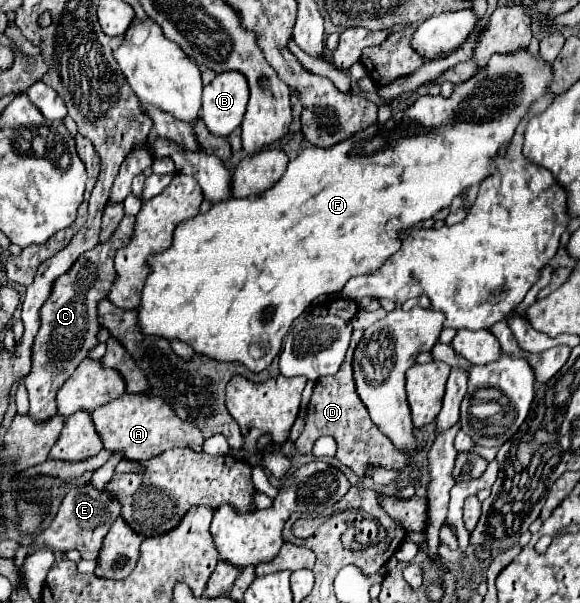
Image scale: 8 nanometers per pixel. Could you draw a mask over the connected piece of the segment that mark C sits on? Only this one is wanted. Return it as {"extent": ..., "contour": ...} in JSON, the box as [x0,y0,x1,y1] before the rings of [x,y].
{"extent":[25,217,135,423],"contour":[[[123,217],[117,225],[113,237],[107,243],[93,247],[91,251],[83,253],[79,261],[55,281],[55,289],[51,293],[51,301],[43,305],[41,313],[41,329],[35,337],[33,345],[33,369],[25,377],[25,387],[29,393],[29,415],[33,421],[43,423],[55,415],[55,393],[59,385],[77,369],[77,365],[87,357],[87,351],[97,345],[97,309],[95,305],[107,297],[107,289],[111,289],[111,281],[115,281],[115,267],[113,257],[119,245],[127,243],[133,233],[135,217]]]}

